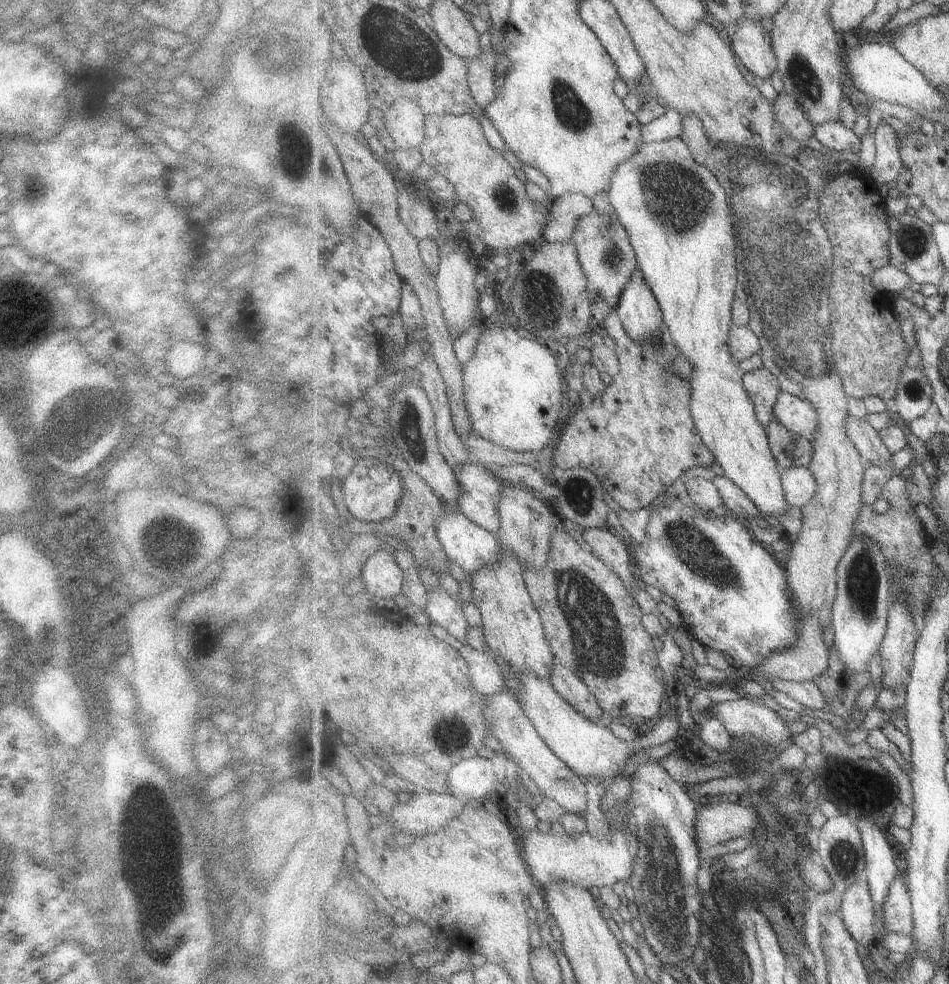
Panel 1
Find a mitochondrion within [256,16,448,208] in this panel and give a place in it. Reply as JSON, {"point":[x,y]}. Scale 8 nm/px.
{"point":[415,59]}

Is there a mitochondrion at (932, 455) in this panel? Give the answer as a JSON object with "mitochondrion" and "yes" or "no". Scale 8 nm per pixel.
{"mitochondrion":"no"}

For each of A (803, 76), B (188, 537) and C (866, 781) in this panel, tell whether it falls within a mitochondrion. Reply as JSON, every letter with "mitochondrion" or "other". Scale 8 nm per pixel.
{"A":"mitochondrion","B":"other","C":"other"}

